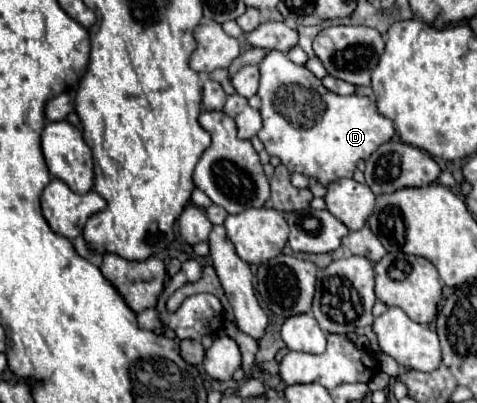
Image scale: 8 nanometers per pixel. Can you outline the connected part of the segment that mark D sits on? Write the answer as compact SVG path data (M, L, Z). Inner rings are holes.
M269 51L259 63L261 83L261 119L263 127L259 139L269 155L281 159L289 173L315 177L321 185L329 185L343 177L353 177L357 163L367 159L379 145L387 143L393 135L393 123L379 115L371 97L349 95L341 97L323 87L307 67L295 65L285 53Z

